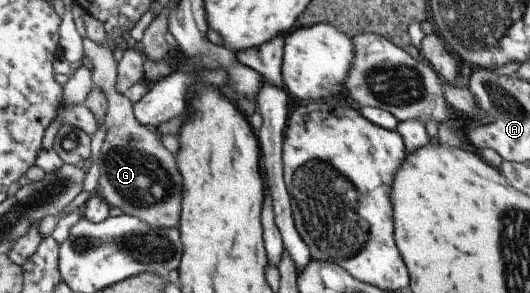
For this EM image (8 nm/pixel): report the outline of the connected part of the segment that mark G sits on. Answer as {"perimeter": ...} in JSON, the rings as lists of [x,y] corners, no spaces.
{"perimeter":[[[86,37],[82,40],[82,53],[90,59],[88,71],[93,87],[100,89],[106,97],[103,121],[105,137],[95,160],[99,171],[93,192],[99,194],[110,208],[118,207],[123,214],[138,217],[148,225],[176,228],[182,183],[174,165],[174,157],[160,143],[160,134],[136,121],[131,111],[131,101],[114,89],[117,63],[112,57],[112,50]]]}

